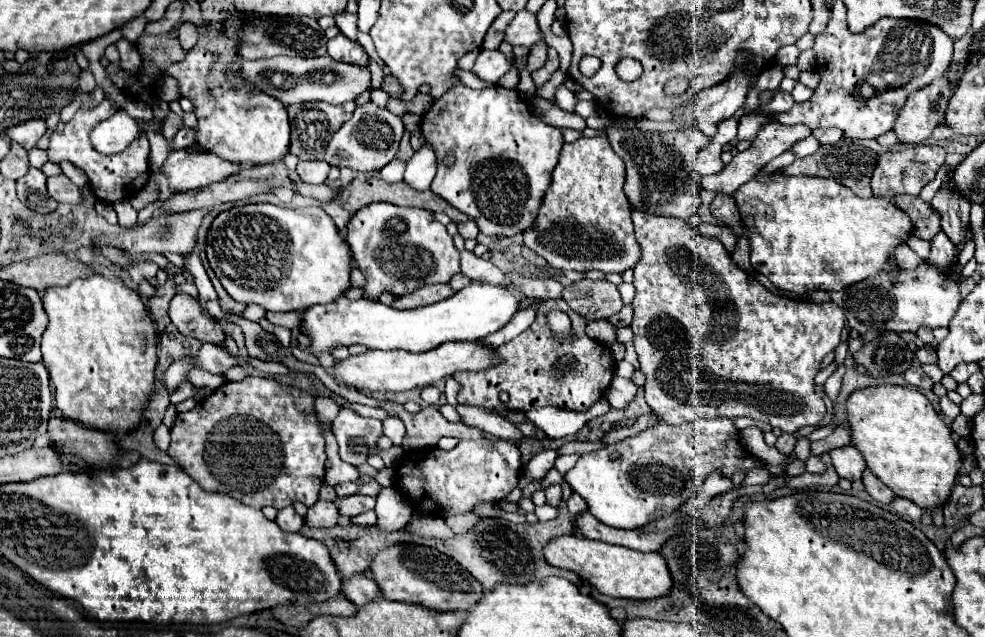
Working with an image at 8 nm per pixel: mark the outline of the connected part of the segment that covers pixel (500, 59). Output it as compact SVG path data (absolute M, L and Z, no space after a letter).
M482 49L476 63L474 63L474 73L490 83L496 83L504 73L510 69L510 57L504 55L498 49Z

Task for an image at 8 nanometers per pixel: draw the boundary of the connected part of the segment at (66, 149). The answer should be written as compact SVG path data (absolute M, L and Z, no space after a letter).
M82 93L80 95L80 101L82 101L82 107L76 111L76 115L64 125L64 131L58 133L54 131L50 135L50 143L48 143L48 161L50 163L56 163L60 165L62 161L70 161L72 165L76 165L78 169L82 169L88 179L90 179L90 187L94 191L94 195L102 201L116 201L116 199L130 199L134 197L148 181L148 153L150 153L150 145L148 145L148 139L146 137L140 137L136 139L126 151L122 153L116 153L116 155L102 155L98 153L92 143L90 143L90 131L92 127L96 127L96 123L104 121L104 117L112 117L118 107L110 101L110 99L104 99L100 105L96 107L84 107L84 99L90 99L88 93Z

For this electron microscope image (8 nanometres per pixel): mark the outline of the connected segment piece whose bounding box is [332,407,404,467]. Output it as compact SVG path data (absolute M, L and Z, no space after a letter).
M342 407L332 421L332 433L338 439L340 459L350 465L362 465L370 455L380 455L386 467L396 467L402 459L404 451L394 449L378 449L376 441L382 437L382 421L368 419L358 415L356 411Z

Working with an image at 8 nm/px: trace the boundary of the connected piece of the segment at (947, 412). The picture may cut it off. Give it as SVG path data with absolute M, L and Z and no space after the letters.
M946 395L944 397L940 397L940 413L942 413L942 417L946 419L946 421L954 421L958 415L960 415L960 407L956 405L956 403L952 403Z

